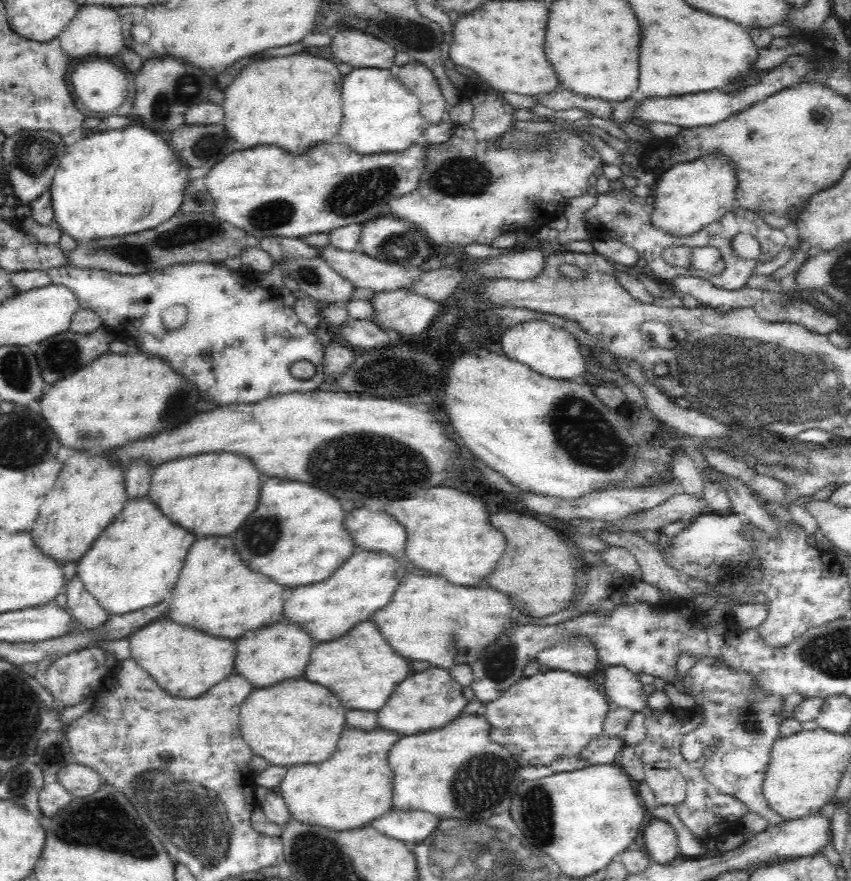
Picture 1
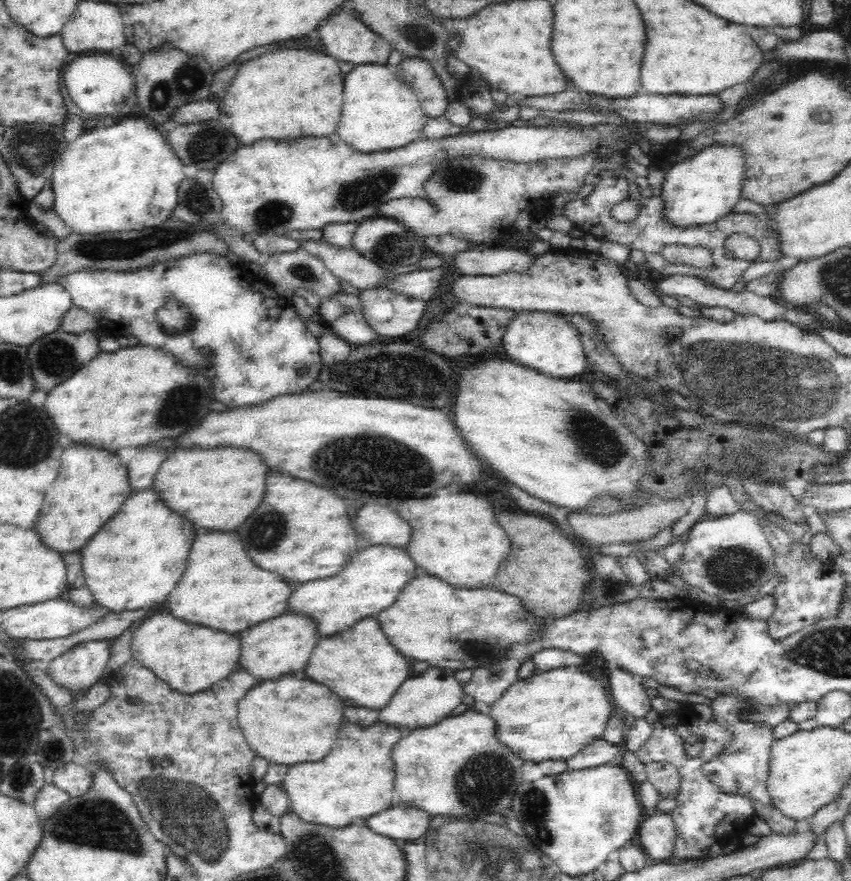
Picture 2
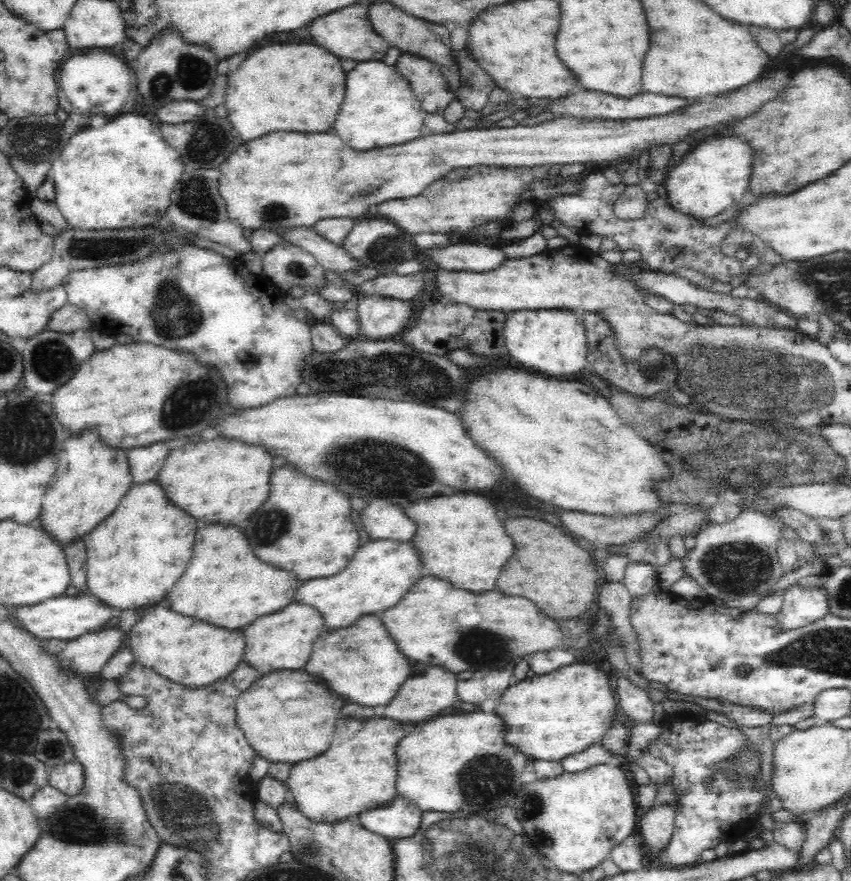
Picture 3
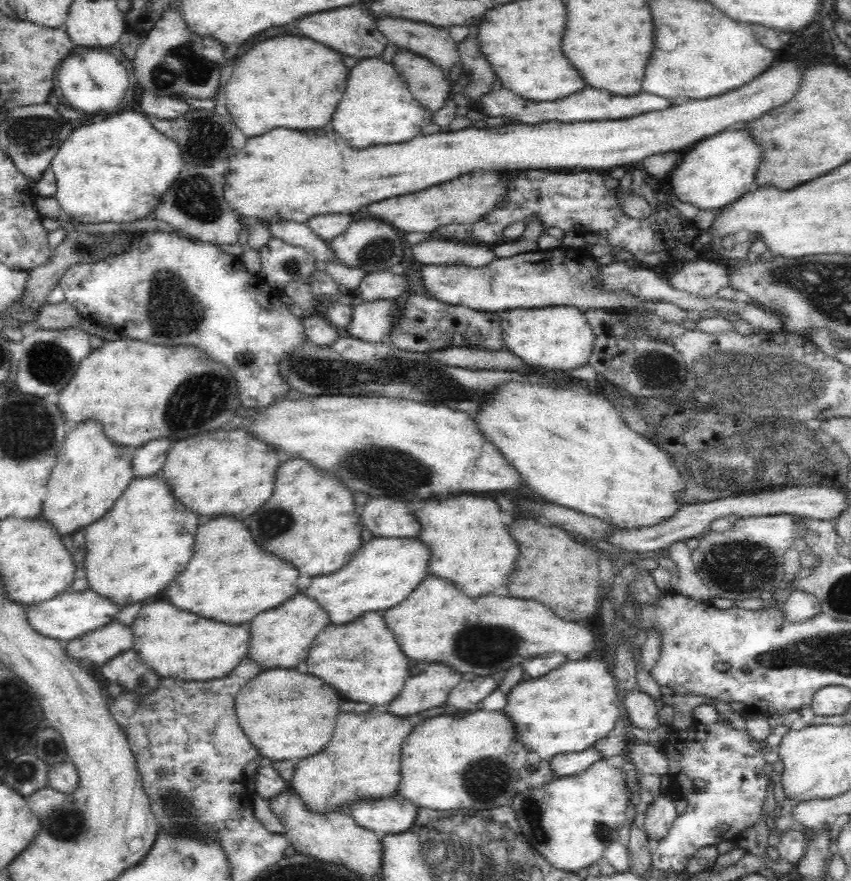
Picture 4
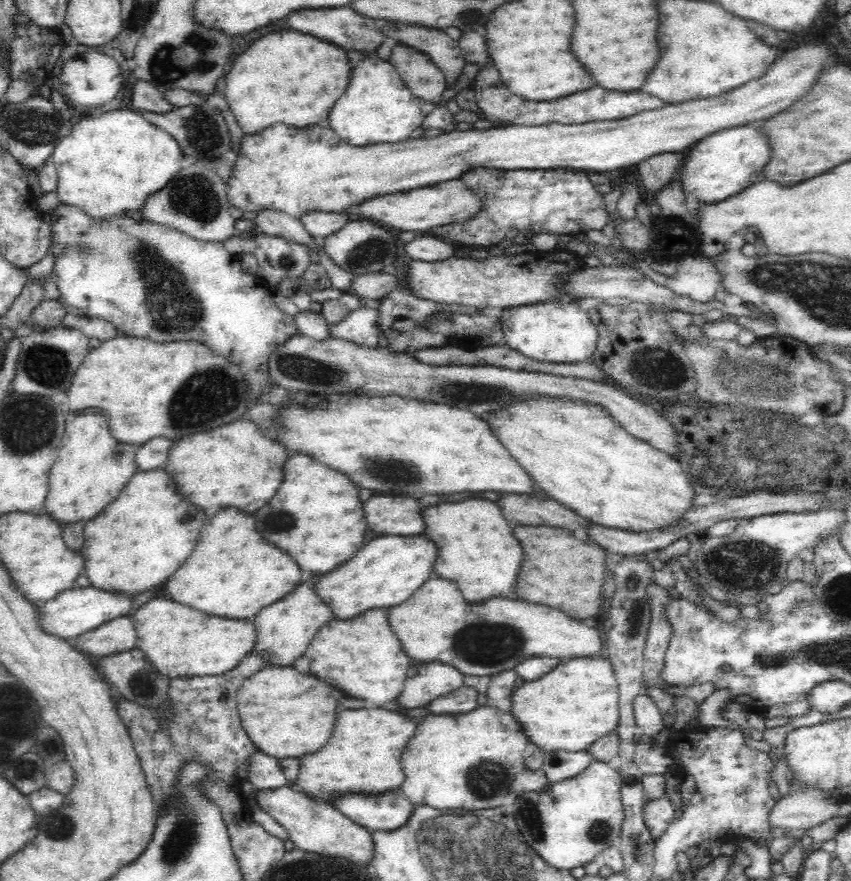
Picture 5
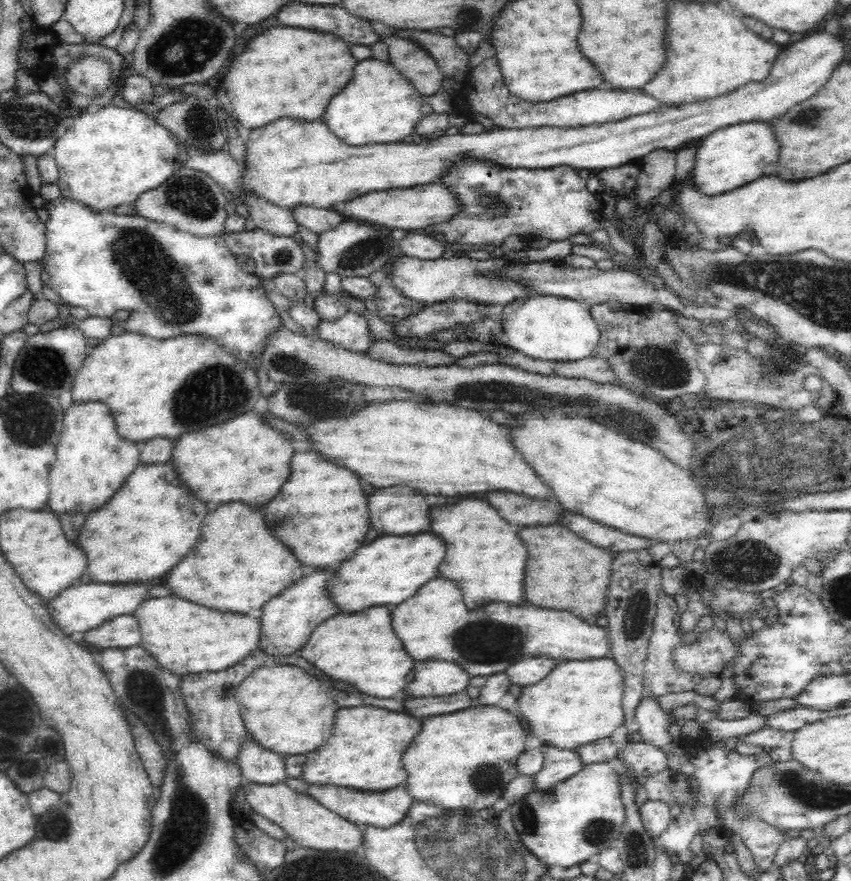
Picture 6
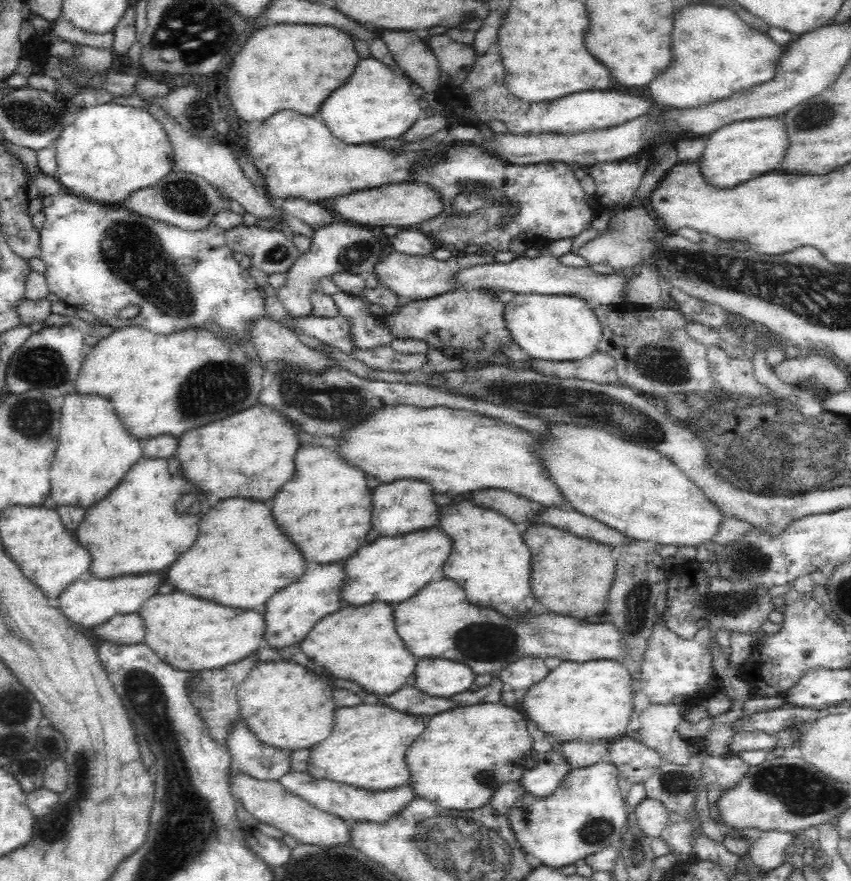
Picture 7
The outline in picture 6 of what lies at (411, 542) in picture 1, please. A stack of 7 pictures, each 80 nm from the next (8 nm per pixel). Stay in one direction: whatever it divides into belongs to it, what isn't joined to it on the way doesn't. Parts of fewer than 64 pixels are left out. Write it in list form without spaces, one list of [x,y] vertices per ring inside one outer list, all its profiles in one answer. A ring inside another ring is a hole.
[[[484,499],[460,500],[452,506],[432,506],[431,531],[446,545],[440,574],[458,582],[468,608],[502,602],[524,604],[522,576],[526,570],[526,546],[510,524]]]

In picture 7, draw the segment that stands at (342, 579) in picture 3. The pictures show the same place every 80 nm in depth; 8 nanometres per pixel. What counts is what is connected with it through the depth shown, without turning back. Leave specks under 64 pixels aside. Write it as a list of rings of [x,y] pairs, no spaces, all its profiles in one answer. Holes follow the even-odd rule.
[[[438,525],[406,532],[402,536],[379,536],[368,546],[358,548],[358,552],[344,562],[345,584],[341,600],[354,607],[374,600],[382,600],[389,605],[402,602],[434,580],[434,574],[442,570],[452,547],[450,536],[446,536]]]

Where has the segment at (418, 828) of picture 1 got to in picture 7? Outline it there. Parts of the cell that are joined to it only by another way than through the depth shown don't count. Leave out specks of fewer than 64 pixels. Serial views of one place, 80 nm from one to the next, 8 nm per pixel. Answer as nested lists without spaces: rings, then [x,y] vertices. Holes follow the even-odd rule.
[[[290,769],[284,776],[277,780],[287,792],[302,797],[303,800],[312,804],[315,808],[339,816],[346,822],[358,823],[359,821],[370,821],[374,823],[389,820],[390,815],[398,814],[412,800],[415,800],[415,793],[409,783],[403,784],[386,791],[368,791],[366,789],[351,786],[350,784],[333,782],[333,780],[322,780],[313,778],[306,770]]]

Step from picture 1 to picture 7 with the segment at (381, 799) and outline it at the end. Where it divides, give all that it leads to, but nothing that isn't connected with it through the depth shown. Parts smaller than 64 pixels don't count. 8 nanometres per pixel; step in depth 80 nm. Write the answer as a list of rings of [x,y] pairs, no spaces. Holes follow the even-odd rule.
[[[362,702],[348,708],[338,708],[333,716],[333,728],[330,736],[314,744],[311,748],[307,774],[322,780],[350,784],[368,791],[386,791],[407,784],[411,772],[407,767],[407,748],[423,733],[427,718],[394,710],[380,703]]]

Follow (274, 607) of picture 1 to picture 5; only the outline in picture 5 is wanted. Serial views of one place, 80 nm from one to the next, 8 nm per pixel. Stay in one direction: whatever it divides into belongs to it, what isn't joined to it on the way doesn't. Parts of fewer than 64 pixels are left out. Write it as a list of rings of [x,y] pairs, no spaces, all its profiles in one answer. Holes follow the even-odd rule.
[[[226,508],[218,512],[210,524],[200,528],[196,548],[190,560],[165,582],[162,592],[178,604],[200,610],[208,616],[229,617],[230,620],[252,620],[262,608],[290,595],[300,584],[301,569],[282,556],[270,544],[262,544],[254,532],[250,514]]]

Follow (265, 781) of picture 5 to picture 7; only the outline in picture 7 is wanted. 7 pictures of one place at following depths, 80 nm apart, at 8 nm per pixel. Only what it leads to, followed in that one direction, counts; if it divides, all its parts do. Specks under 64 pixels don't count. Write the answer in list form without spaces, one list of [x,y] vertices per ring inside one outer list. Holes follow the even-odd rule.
[[[242,718],[230,726],[225,745],[233,772],[277,781],[291,769],[291,751],[263,743]]]

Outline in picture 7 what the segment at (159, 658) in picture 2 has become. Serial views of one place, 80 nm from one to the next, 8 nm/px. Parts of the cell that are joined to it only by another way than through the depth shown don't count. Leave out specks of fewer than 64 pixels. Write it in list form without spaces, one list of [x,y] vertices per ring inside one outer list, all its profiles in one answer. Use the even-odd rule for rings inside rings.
[[[178,590],[170,594],[151,596],[139,609],[139,615],[145,624],[144,644],[149,646],[166,663],[175,670],[199,672],[208,669],[222,668],[238,662],[260,648],[266,630],[264,608],[232,608],[213,600],[194,600],[194,596],[182,594]]]

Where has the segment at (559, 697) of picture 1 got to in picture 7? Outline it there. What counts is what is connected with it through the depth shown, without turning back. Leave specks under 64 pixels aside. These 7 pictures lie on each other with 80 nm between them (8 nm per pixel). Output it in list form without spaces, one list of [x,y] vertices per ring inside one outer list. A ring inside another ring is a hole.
[[[587,660],[586,662],[572,662],[572,661],[561,661],[557,664],[556,669],[552,672],[549,672],[543,679],[542,682],[538,682],[534,686],[528,688],[528,692],[523,692],[522,697],[522,708],[528,716],[527,720],[534,720],[538,724],[538,728],[545,732],[545,734],[553,734],[555,742],[573,742],[573,741],[595,741],[595,740],[612,740],[616,737],[625,736],[627,732],[627,726],[630,722],[631,714],[634,712],[634,691],[633,687],[636,686],[636,683],[632,680],[630,673],[622,664],[622,661],[616,660]]]

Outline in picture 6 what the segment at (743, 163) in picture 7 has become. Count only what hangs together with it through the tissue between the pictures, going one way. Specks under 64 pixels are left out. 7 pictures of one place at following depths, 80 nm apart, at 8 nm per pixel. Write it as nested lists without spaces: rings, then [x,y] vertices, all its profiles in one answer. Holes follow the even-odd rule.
[[[750,122],[750,124],[733,124],[728,128],[718,129],[718,132],[711,132],[710,136],[702,138],[698,142],[694,168],[691,172],[691,182],[704,195],[716,196],[725,192],[733,191],[744,184],[760,178],[778,160],[778,140],[774,140],[774,130],[768,122]]]

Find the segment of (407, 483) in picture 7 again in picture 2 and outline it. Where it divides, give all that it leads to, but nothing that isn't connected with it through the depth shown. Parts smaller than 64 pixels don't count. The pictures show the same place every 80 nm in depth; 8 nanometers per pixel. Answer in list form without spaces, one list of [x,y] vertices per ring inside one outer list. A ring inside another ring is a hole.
[[[368,504],[362,506],[352,518],[352,528],[358,534],[360,545],[386,546],[405,550],[411,530],[395,512],[384,506]]]

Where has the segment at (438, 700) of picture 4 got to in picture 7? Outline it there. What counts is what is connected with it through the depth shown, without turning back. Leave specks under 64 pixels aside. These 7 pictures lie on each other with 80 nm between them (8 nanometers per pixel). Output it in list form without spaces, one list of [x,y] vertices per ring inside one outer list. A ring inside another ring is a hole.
[[[436,656],[418,660],[416,687],[430,696],[451,697],[475,684],[478,674],[467,664]]]

